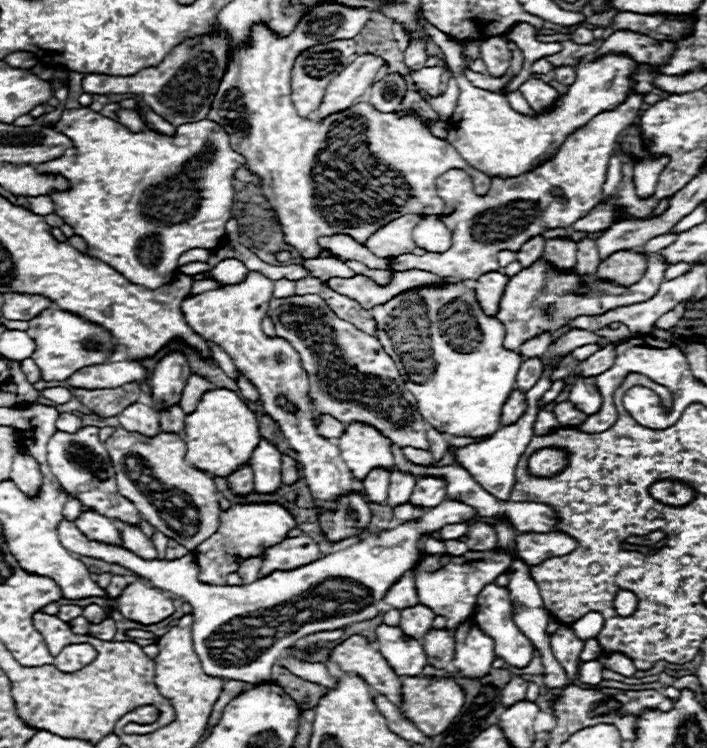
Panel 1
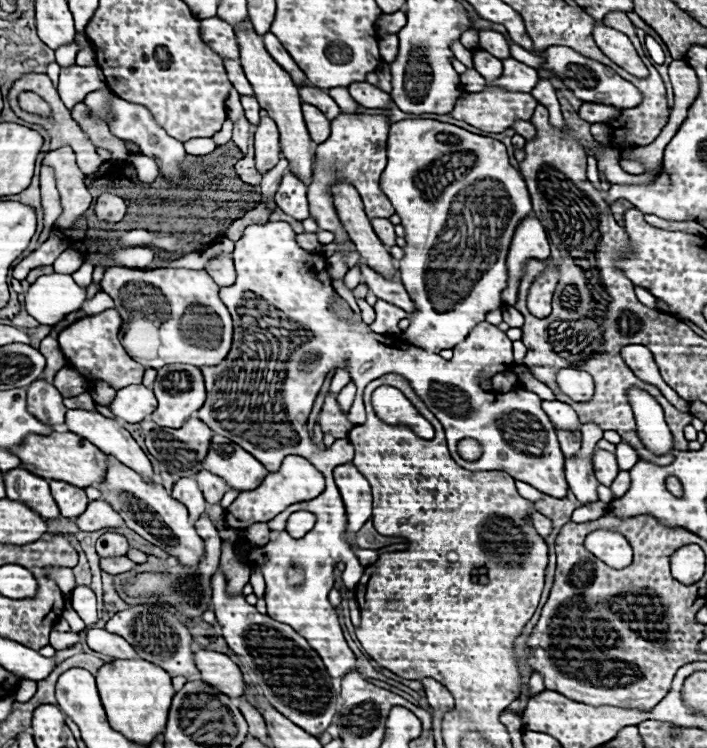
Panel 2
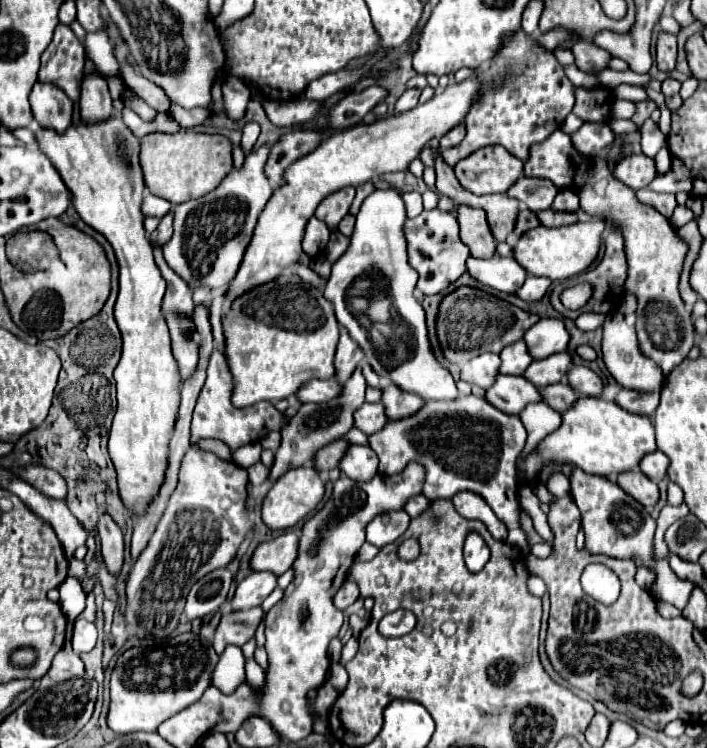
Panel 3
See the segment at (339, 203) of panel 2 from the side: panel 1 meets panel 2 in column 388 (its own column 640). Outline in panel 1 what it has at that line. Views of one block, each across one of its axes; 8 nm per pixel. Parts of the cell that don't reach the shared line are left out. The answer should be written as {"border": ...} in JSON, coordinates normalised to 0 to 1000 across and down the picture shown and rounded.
{"border":[[[871,337],[868,342],[849,350],[843,369],[854,377],[866,377],[871,382],[891,382],[902,377],[914,361],[917,340],[908,337]]]}

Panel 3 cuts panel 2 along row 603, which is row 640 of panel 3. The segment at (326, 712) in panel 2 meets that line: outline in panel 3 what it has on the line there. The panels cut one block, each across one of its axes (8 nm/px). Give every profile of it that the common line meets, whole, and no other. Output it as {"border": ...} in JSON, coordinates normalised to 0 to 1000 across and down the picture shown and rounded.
{"border":[[[371,813],[317,821],[308,840],[306,840],[303,856],[300,856],[303,869],[311,874],[320,861],[342,864],[362,845],[368,826],[371,826]]]}

